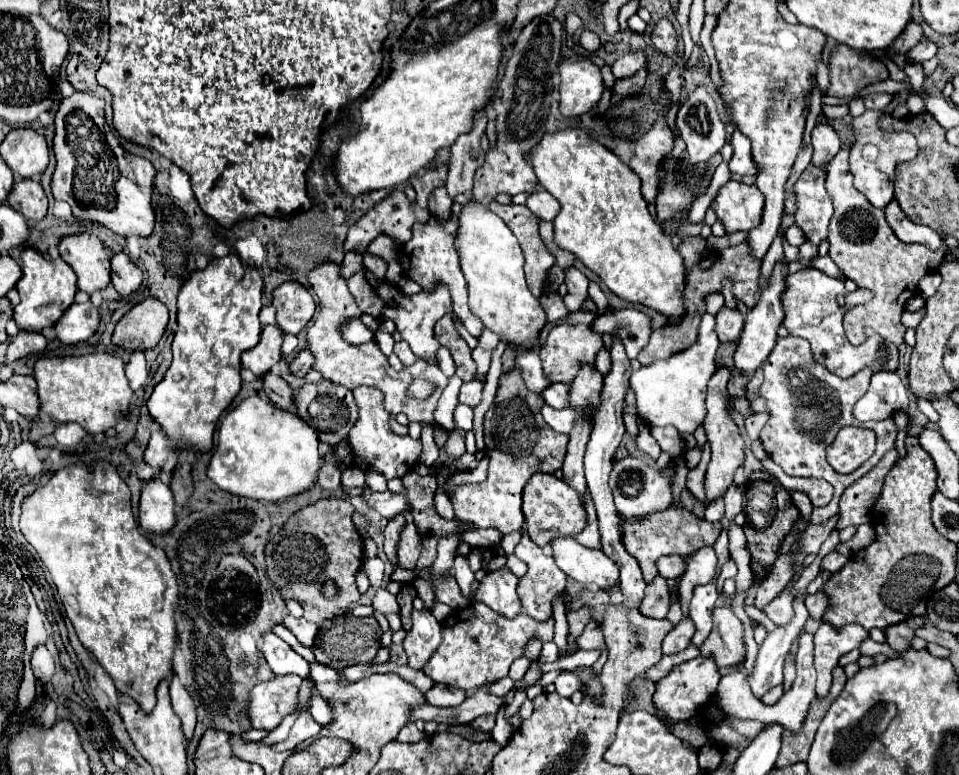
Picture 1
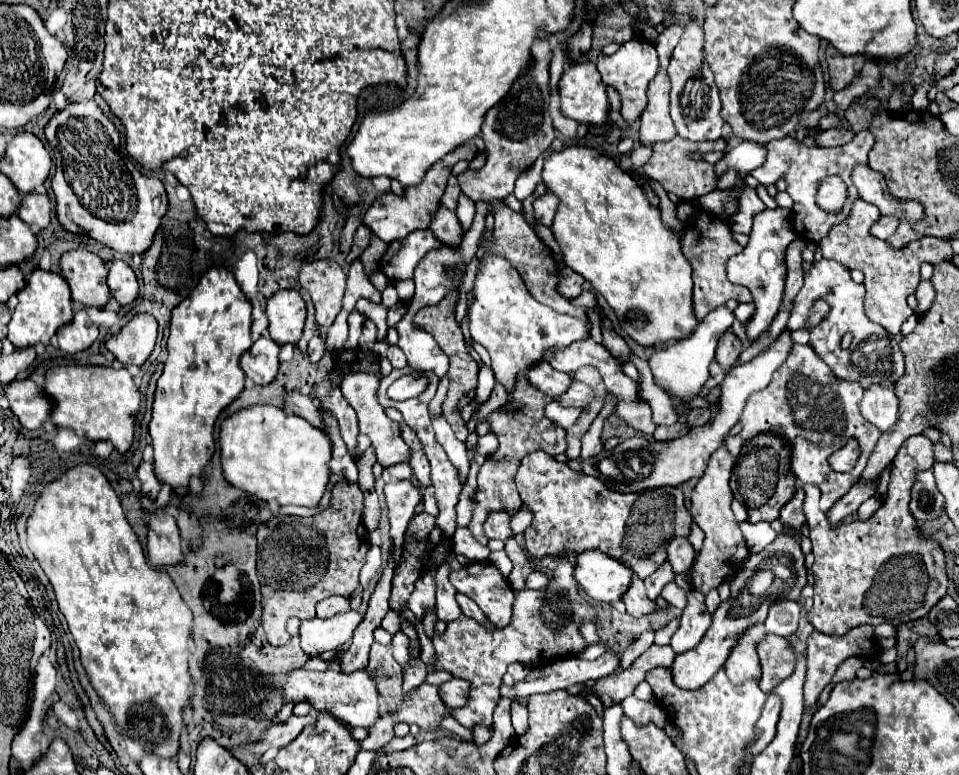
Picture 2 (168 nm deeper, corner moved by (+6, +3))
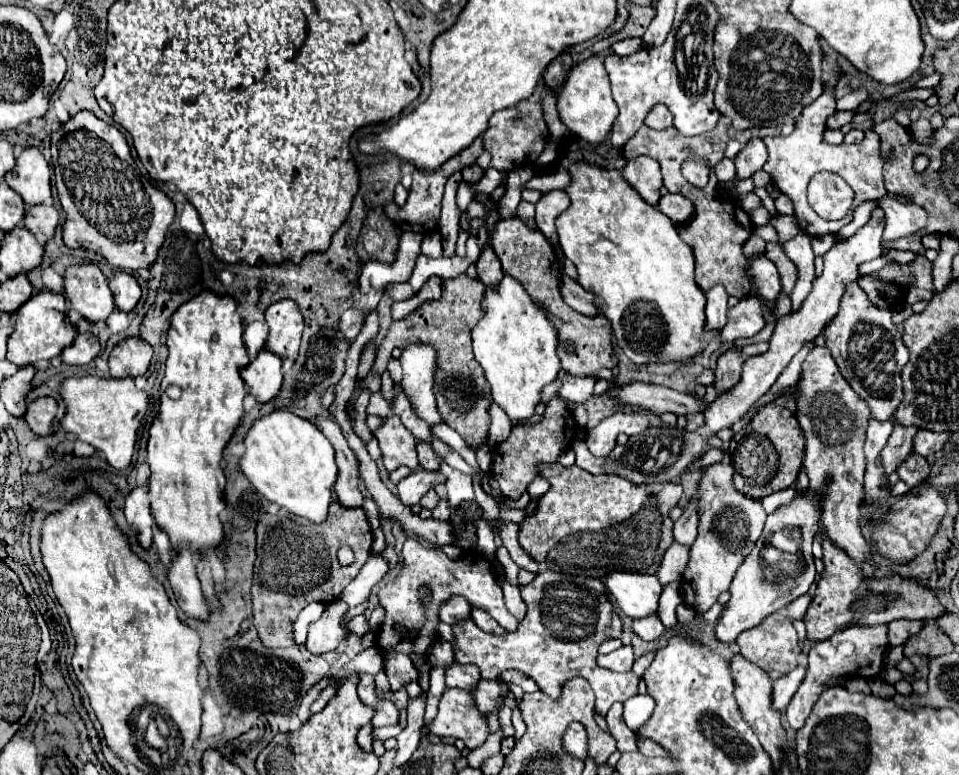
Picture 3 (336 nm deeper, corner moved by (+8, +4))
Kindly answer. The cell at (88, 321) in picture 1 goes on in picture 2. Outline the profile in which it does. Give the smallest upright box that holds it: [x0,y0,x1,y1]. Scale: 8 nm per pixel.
[56,310,98,354]

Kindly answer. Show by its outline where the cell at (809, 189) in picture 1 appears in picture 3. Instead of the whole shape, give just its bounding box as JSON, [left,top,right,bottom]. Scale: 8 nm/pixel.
[764,79,886,237]

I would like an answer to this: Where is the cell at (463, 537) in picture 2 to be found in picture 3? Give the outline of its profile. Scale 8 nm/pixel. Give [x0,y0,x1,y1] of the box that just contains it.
[440,461,474,511]

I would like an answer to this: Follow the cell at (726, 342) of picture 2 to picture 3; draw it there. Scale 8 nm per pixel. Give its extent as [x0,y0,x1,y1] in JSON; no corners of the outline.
[714,349,742,393]

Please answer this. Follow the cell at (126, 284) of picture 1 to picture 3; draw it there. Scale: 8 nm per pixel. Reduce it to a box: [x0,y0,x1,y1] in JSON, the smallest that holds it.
[108,271,140,313]

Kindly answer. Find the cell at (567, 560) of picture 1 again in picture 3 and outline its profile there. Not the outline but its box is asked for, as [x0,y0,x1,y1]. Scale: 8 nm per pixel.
[602,571,662,619]

